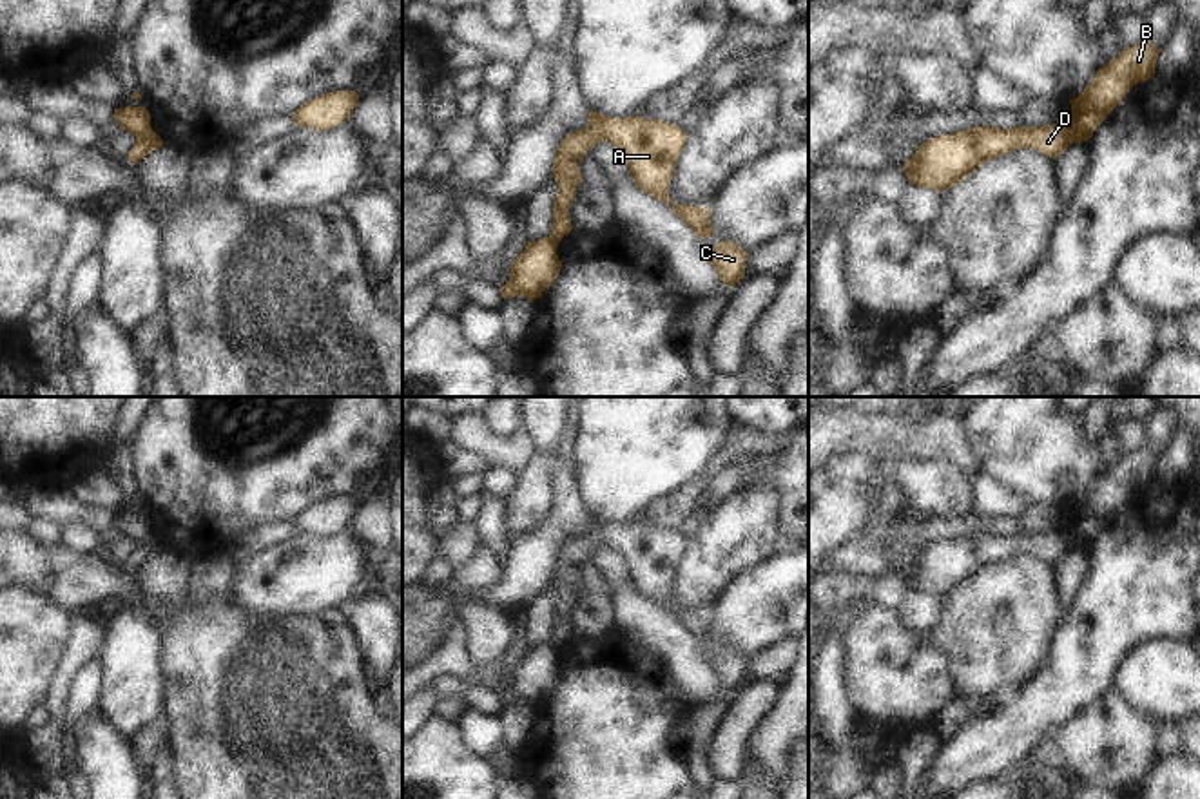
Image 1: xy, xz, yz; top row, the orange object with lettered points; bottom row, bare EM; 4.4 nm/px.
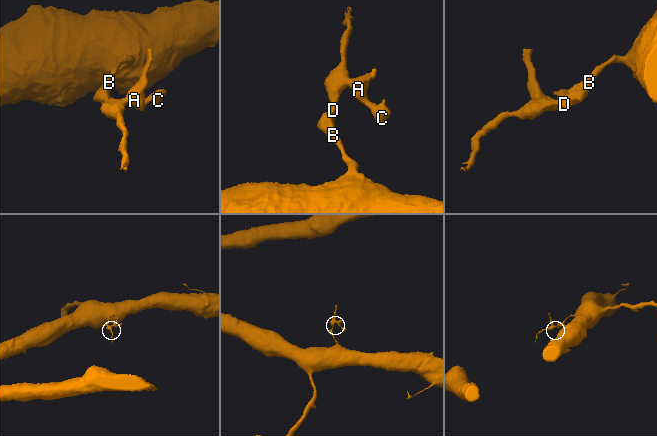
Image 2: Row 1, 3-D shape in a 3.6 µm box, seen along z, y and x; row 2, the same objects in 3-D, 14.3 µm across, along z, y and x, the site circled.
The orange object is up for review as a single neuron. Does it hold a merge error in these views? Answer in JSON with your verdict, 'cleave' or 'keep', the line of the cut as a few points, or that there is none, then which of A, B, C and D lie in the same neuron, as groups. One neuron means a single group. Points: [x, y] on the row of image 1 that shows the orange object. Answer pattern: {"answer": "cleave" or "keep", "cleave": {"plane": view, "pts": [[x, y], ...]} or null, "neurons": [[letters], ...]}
{"answer": "cleave", "cleave": {"plane": "yz", "pts": [[1057, 122], [1072, 142]]}, "neurons": [["A", "C", "D"], ["B"]]}

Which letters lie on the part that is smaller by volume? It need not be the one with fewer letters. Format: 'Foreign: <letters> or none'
Foreign: A, C, D

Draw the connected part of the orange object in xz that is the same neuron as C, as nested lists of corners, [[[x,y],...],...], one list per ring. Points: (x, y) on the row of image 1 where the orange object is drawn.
[[[721,241],[709,255],[725,286],[734,286],[745,277],[747,252],[736,241]]]

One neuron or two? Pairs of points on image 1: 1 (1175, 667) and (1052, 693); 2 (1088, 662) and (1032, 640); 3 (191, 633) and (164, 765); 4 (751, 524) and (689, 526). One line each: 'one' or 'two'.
1: two
2: two
3: two
4: two

